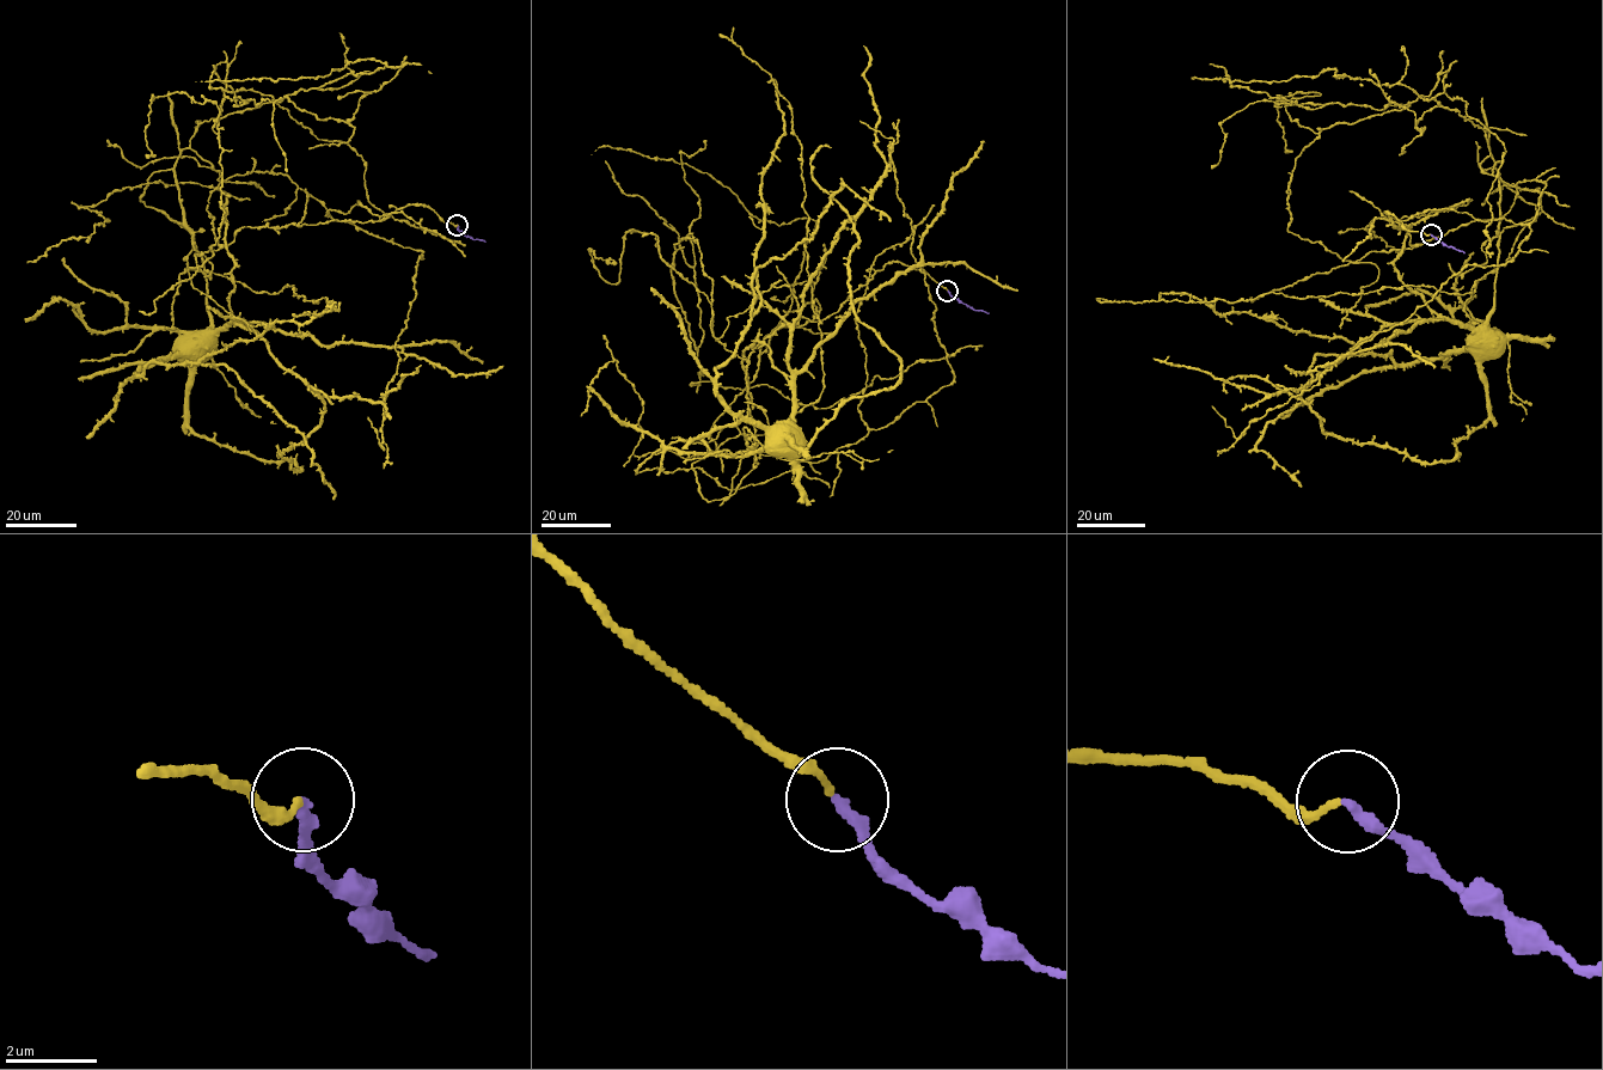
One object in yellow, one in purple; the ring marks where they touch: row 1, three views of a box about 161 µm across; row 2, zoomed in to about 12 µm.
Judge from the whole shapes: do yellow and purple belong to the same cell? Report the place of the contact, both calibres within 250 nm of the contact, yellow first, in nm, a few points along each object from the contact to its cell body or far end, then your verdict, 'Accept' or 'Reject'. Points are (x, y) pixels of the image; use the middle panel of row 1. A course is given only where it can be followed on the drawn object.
Place: (947, 291). Thickness 150 nm (yellow) against 260 nm. Course of yellow: (947, 291), (889, 262), (747, 360), (714, 336), (713, 315), (716, 338), (758, 297), (787, 322), (793, 442). Course of purple: (947, 291), (964, 304), (989, 313). Accept

